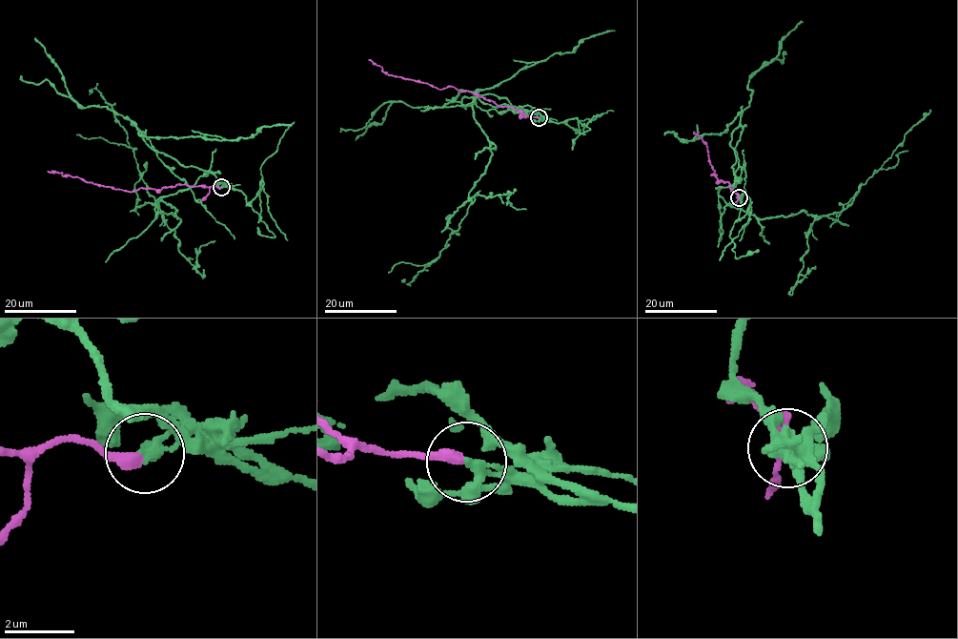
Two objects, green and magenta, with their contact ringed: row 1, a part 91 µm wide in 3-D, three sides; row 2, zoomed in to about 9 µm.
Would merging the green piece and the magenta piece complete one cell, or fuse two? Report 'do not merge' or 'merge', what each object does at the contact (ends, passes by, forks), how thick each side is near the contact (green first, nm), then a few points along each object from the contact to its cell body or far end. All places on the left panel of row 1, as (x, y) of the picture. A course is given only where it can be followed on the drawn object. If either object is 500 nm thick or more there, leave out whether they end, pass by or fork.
do not merge; green passes by; magenta ends; calibres 280 and 360 nm; course green (221, 187), (208, 173), (156, 200), (154, 211), (176, 212), (155, 203), (113, 110), (95, 89), (89, 94); course magenta (220, 187), (176, 184), (160, 190), (141, 187), (124, 191), (48, 171)

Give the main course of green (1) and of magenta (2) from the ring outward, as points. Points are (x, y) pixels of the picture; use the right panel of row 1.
1: (739, 196), (737, 179), (716, 188), (727, 203), (760, 218), (803, 211), (818, 219), (840, 212), (925, 117)
2: (739, 196), (729, 183), (720, 182), (717, 175), (711, 175), (715, 171), (706, 143), (693, 132)

